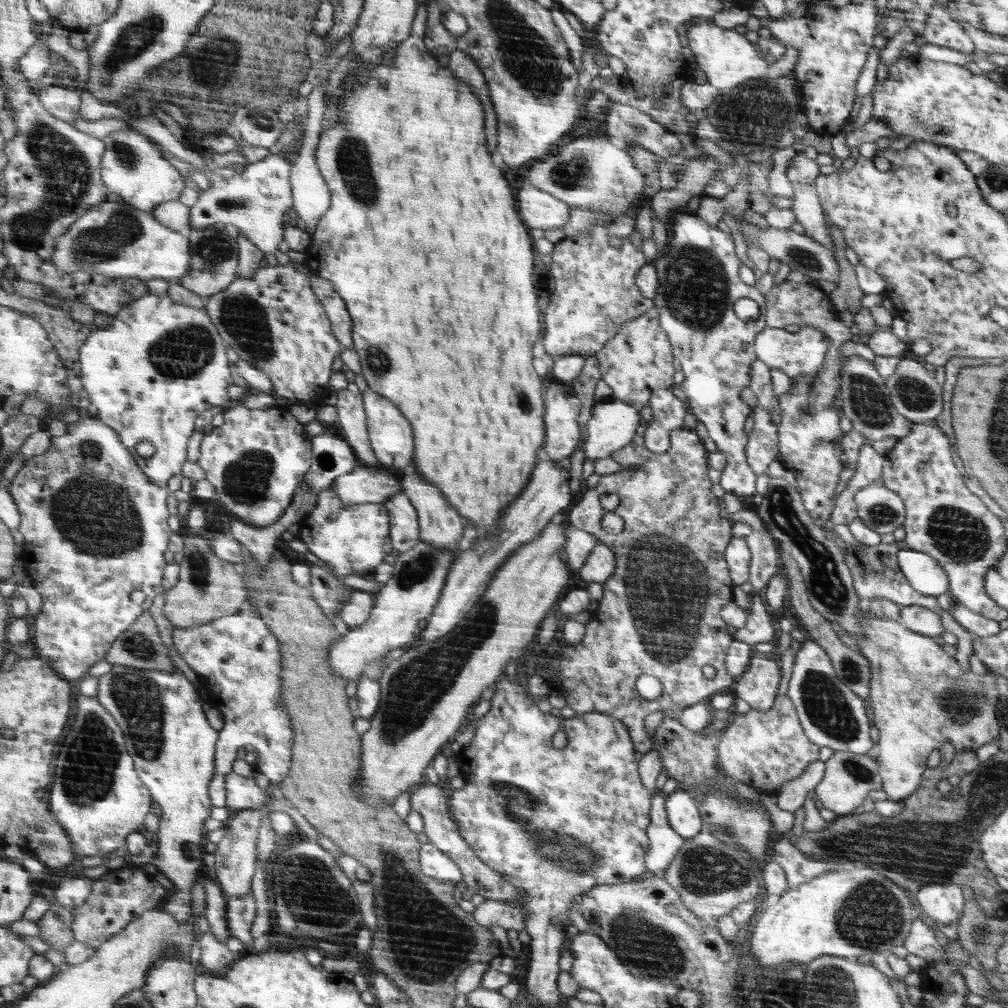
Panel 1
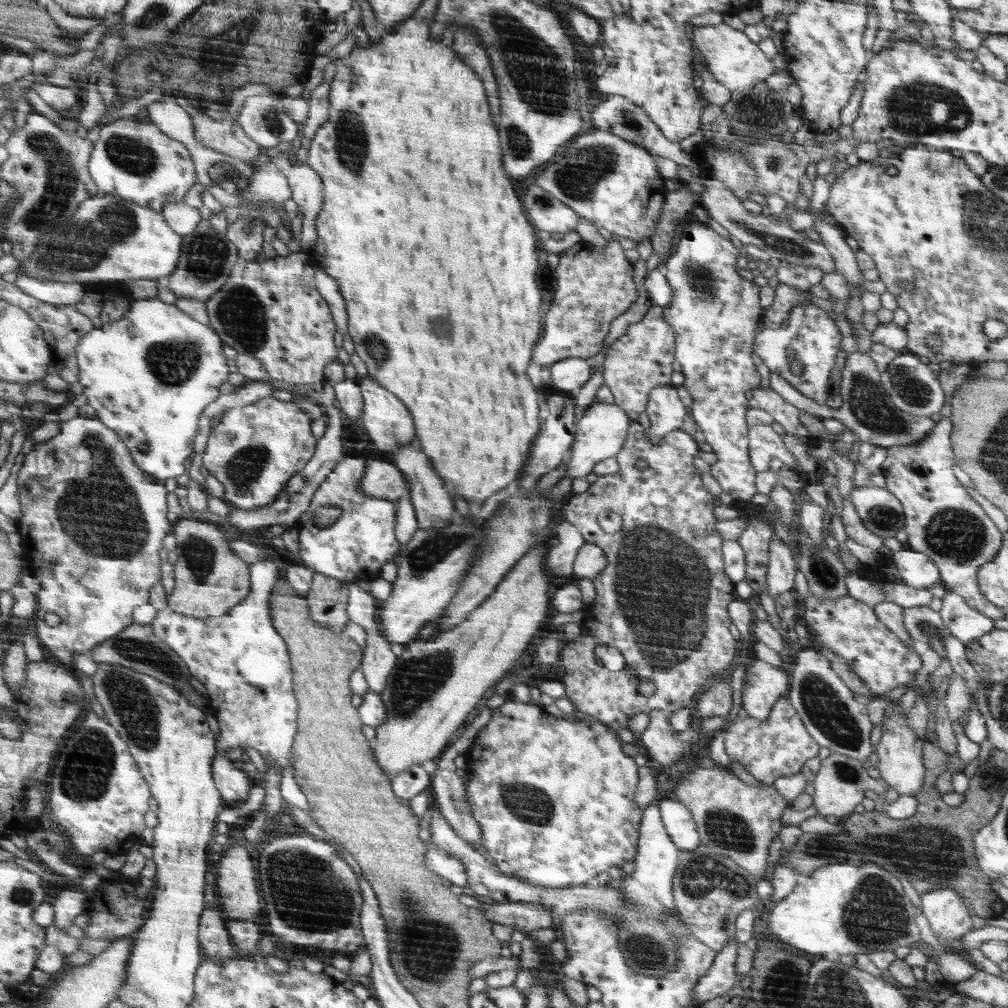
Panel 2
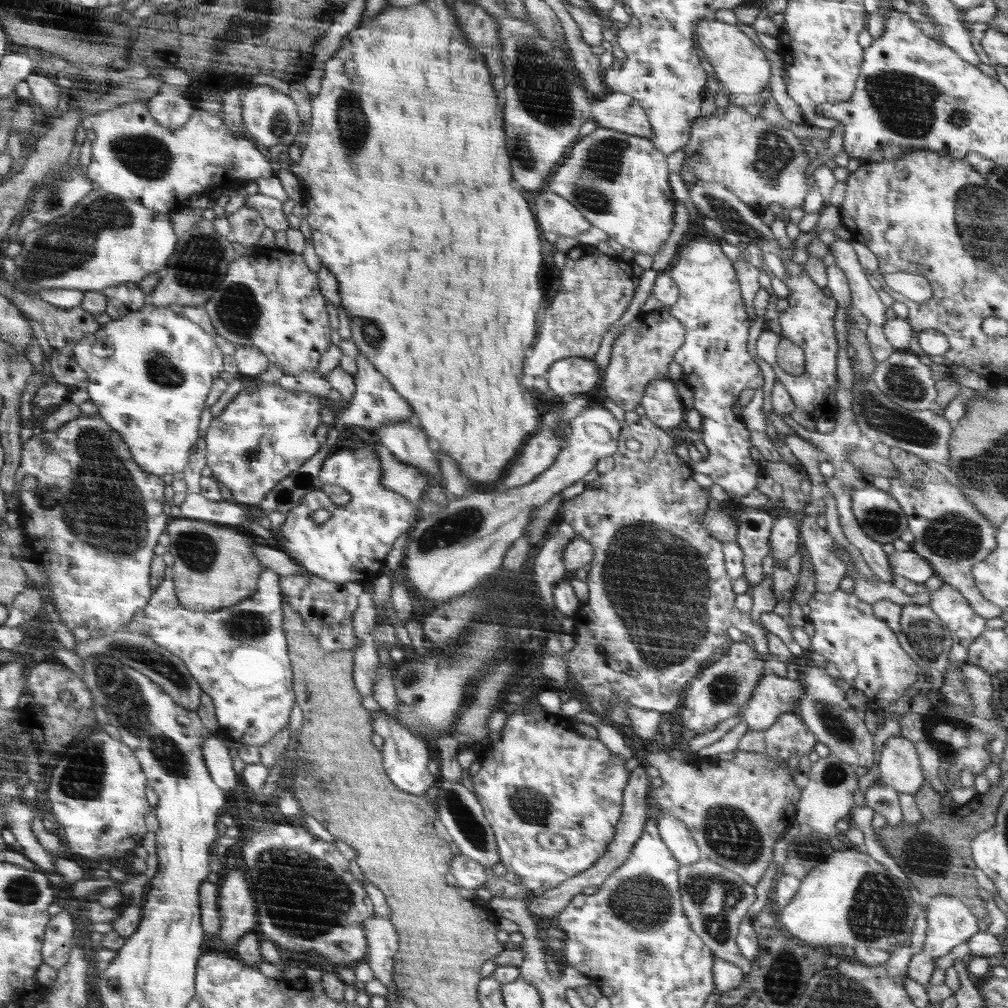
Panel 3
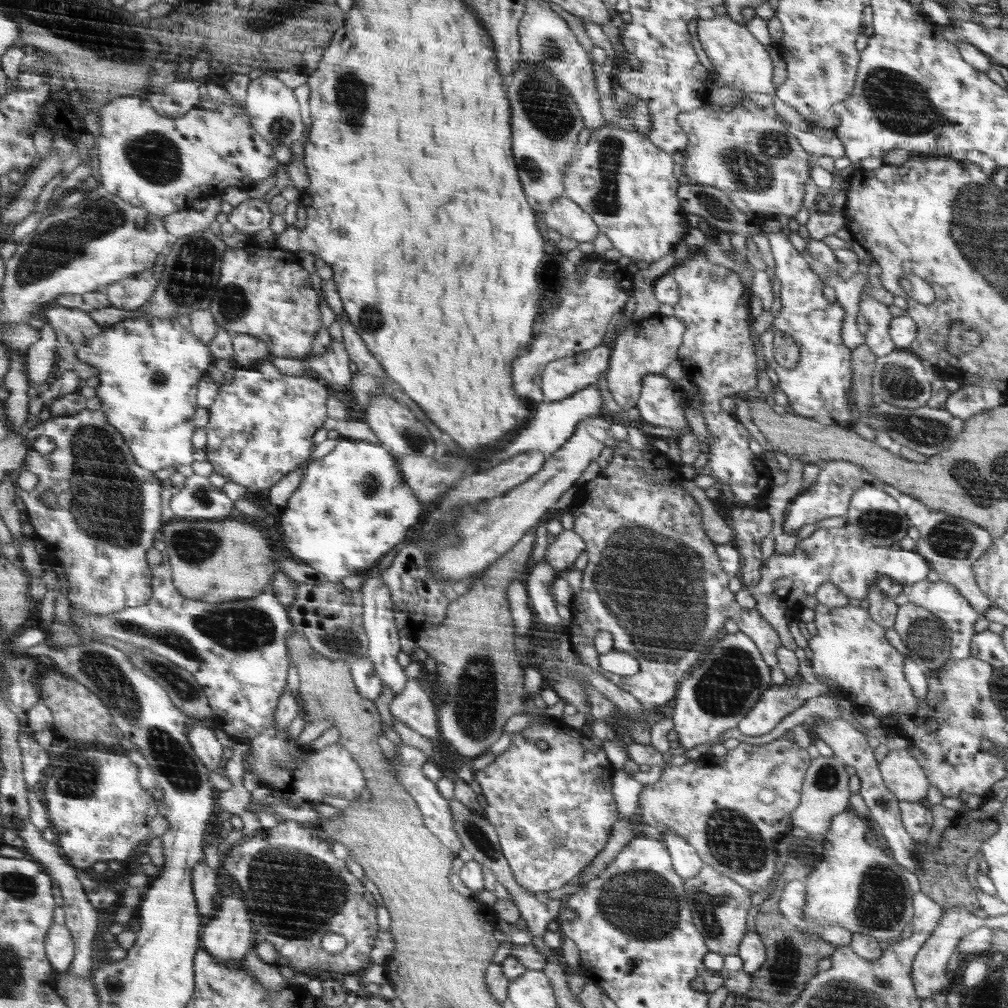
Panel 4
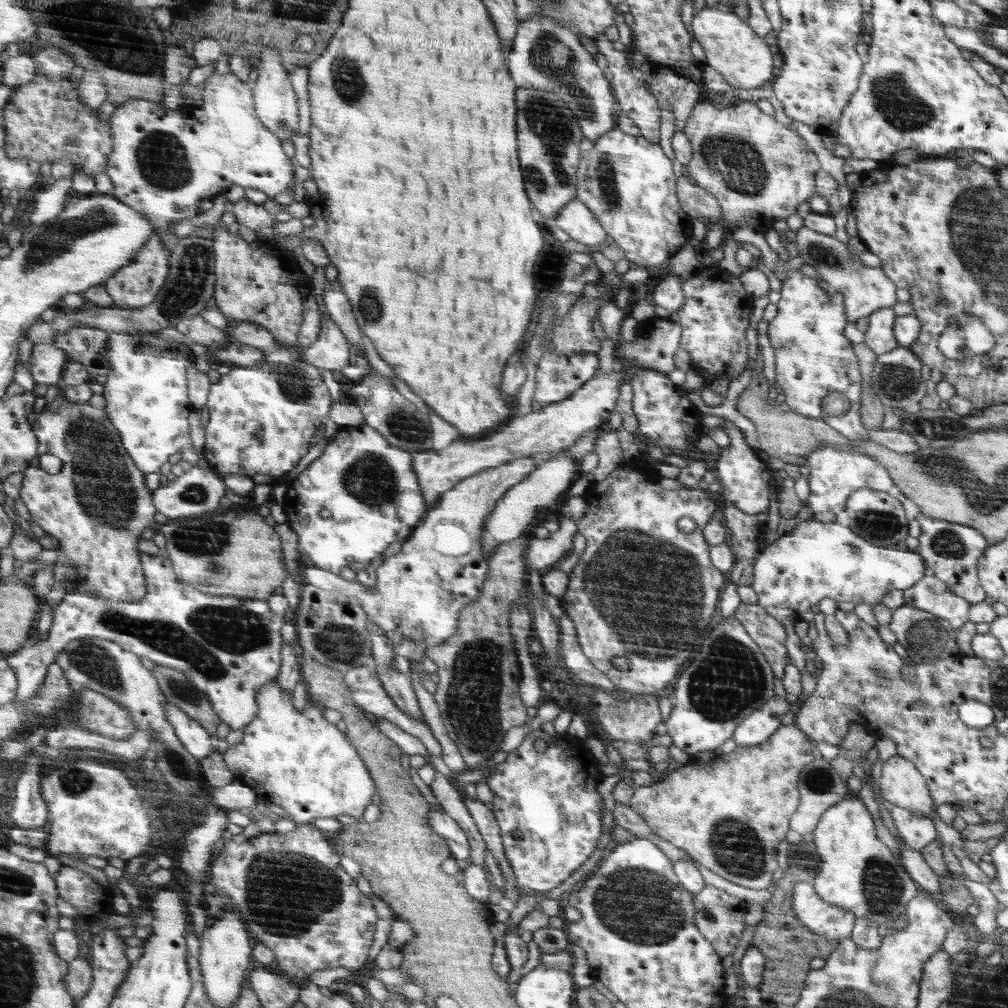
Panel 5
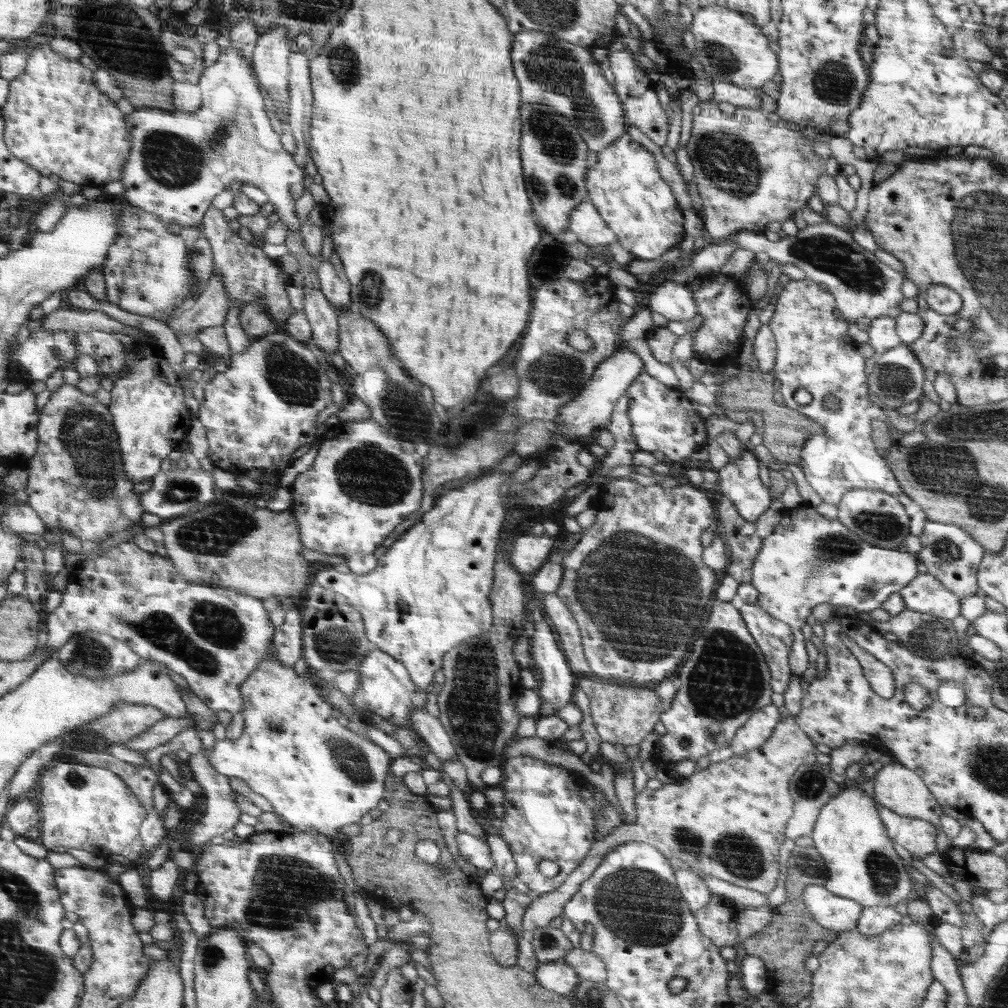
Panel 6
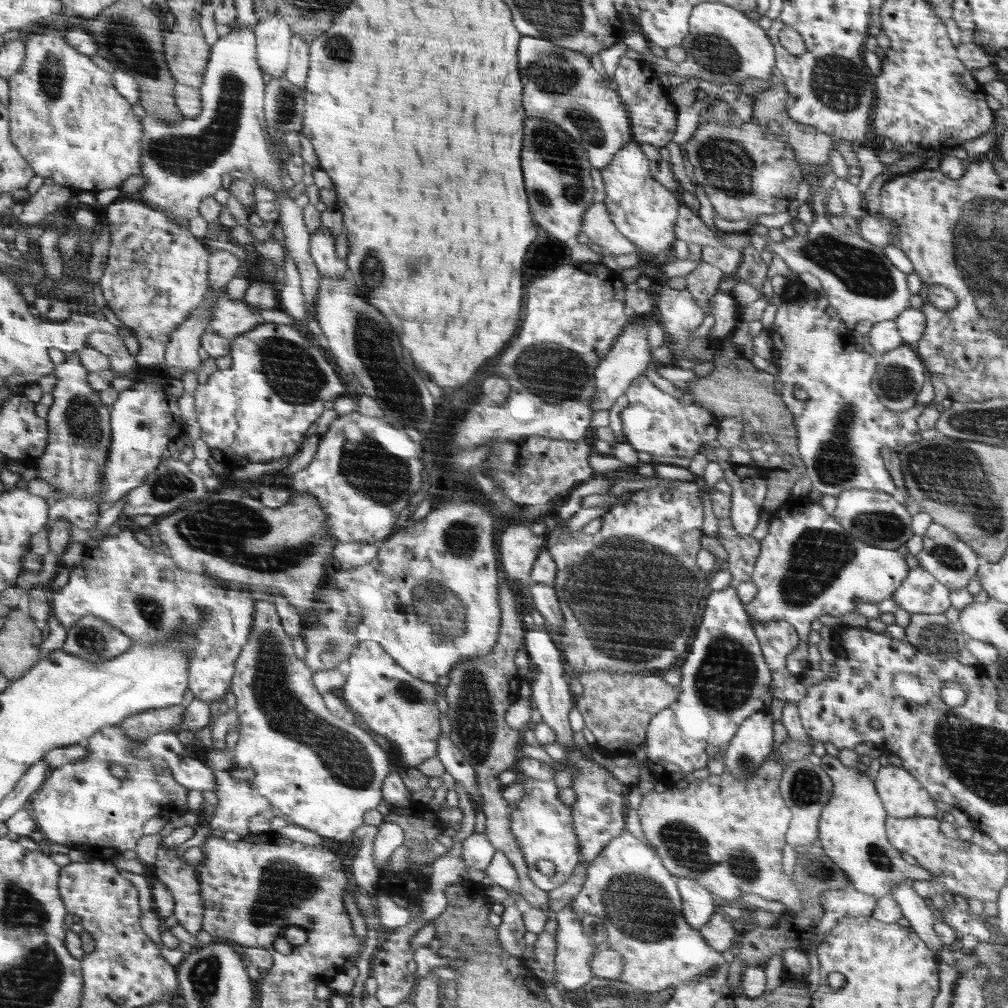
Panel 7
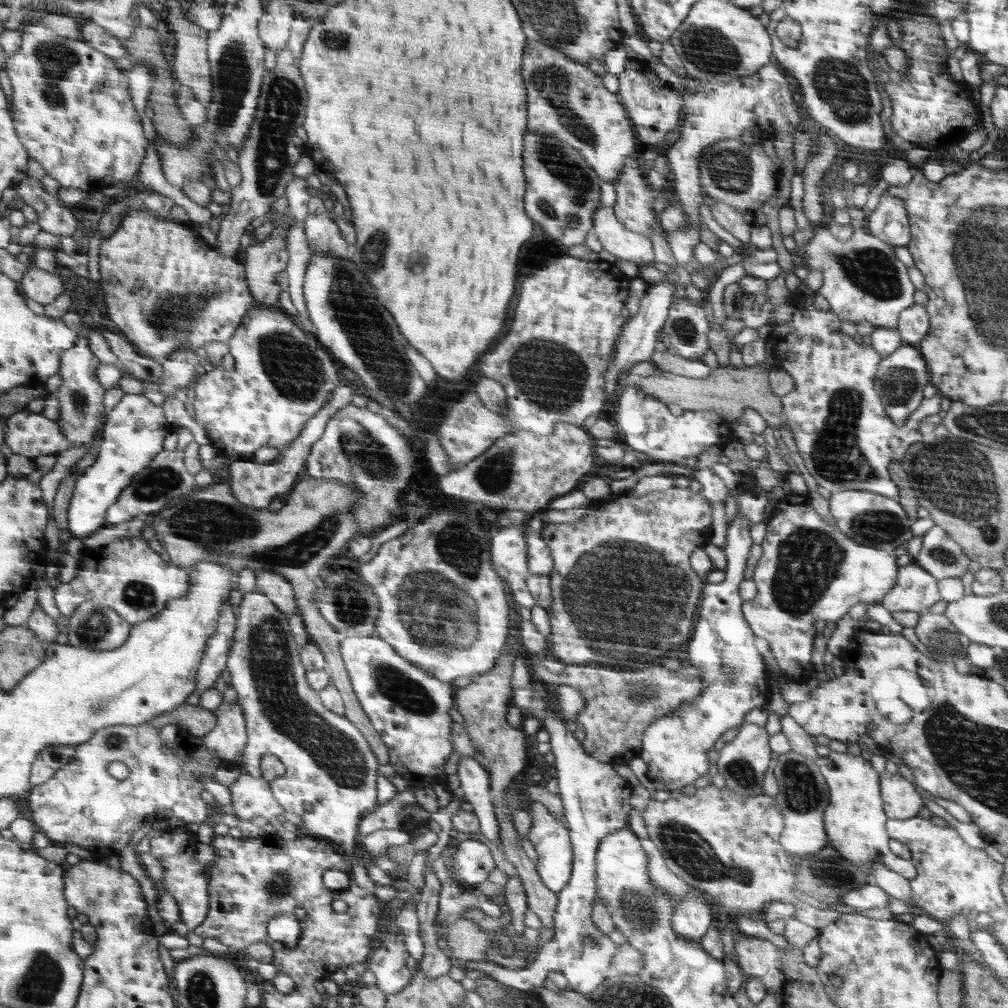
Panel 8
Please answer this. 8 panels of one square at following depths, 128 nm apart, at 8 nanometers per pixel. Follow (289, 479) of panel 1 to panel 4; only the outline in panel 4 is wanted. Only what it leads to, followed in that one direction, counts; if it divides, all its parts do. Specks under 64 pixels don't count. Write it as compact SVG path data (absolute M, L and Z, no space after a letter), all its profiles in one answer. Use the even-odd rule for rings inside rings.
M238 368L235 372L235 380L232 383L224 381L221 395L209 409L210 422L206 426L208 442L205 450L208 452L208 461L217 473L223 475L228 482L246 486L247 498L254 498L256 495L265 495L268 489L296 468L302 468L302 464L308 460L314 448L312 436L326 422L328 390L310 371L281 374L283 377L278 380L264 377L256 368Z

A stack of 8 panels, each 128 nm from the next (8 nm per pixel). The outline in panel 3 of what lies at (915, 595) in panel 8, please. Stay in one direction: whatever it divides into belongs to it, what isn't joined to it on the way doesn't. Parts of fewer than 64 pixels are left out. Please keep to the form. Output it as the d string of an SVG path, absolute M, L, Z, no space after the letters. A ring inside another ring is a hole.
M892 572L892 580L894 586L900 589L906 595L914 595L918 593L928 593L930 596L929 607L939 616L941 622L951 633L951 639L953 640L951 651L949 654L949 664L946 667L948 670L950 667L957 667L960 663L965 663L968 656L968 651L972 642L976 638L980 637L985 632L985 624L987 618L980 615L971 604L968 604L968 600L964 599L964 596L954 587L948 584L942 584L942 587L935 592L927 590L925 584L917 584L909 581L904 577L901 577L898 573Z

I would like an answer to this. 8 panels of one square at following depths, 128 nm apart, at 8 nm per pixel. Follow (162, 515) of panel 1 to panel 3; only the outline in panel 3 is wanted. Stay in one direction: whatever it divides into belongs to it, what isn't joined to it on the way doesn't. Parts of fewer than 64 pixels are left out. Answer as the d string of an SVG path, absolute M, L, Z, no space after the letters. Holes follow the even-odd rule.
M99 413L95 415L83 414L80 418L66 423L56 434L48 434L48 431L46 431L46 438L50 440L50 444L52 444L50 448L54 452L38 452L38 440L32 438L26 444L26 448L24 448L24 462L22 462L21 468L17 473L19 487L22 486L26 476L37 477L39 484L33 492L21 493L21 508L33 523L24 524L23 531L26 534L28 546L34 550L36 559L47 571L48 584L50 584L51 591L54 593L52 603L59 612L61 620L69 627L69 630L74 632L76 628L88 628L92 632L91 638L111 635L112 633L122 631L131 624L135 620L136 613L140 609L146 609L154 597L152 562L156 558L156 546L160 544L162 534L168 532L168 526L172 522L168 514L164 512L164 508L166 508L166 488L168 486L166 486L166 482L162 480L162 477L151 474L138 465L131 446L124 440L123 434L113 426L110 426L110 423L106 422Z

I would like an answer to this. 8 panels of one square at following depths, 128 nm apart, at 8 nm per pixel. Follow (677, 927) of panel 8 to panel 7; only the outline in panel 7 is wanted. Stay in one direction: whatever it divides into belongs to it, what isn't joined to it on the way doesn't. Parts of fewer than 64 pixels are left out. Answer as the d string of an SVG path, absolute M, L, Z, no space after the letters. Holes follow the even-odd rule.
M686 877L677 878L677 881L683 899L683 914L694 930L700 930L710 920L718 900L702 883Z

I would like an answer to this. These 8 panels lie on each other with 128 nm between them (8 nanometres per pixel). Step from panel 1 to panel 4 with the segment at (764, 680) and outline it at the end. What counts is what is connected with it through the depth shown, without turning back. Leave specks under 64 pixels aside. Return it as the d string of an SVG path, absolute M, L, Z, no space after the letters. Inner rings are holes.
M798 647L795 651L799 662L799 671L797 674L800 676L797 681L785 682L782 685L771 685L763 692L762 698L755 704L754 708L748 712L747 716L740 721L737 726L738 730L743 735L750 737L758 737L768 734L774 727L794 710L798 710L805 704L806 700L814 696L824 695L828 687L826 683L818 681L813 668L811 667L811 658L809 652Z

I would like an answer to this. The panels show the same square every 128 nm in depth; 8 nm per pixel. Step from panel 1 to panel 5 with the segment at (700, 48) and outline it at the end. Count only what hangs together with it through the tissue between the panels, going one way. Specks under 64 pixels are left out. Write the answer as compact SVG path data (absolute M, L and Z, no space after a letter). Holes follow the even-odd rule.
M707 6L694 15L692 30L696 41L706 53L705 64L717 70L728 84L743 89L760 88L772 78L774 66L768 46L764 44L762 37L746 22L742 22L733 11ZM792 121L792 128L796 128L797 133L804 134L804 140L816 154L820 154L820 162L824 162L824 171L828 172L839 186L847 186L846 174L843 171L844 158L837 157L825 148L822 141L823 132L815 127L810 127L802 122Z

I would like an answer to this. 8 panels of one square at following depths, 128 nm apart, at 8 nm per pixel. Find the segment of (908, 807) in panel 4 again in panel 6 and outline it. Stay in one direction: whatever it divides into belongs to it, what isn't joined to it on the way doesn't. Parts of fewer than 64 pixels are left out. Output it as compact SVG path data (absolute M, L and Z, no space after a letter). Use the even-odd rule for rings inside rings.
M880 807L888 834L911 854L924 858L936 850L936 827L921 818L896 814L892 809Z

